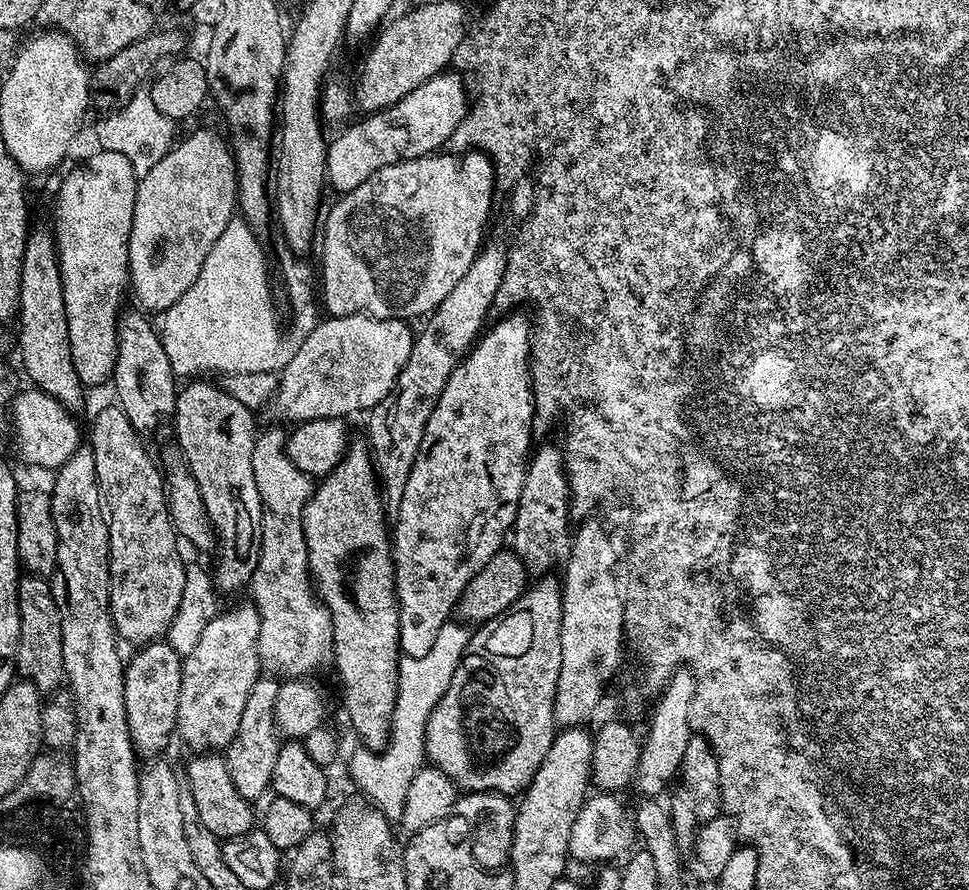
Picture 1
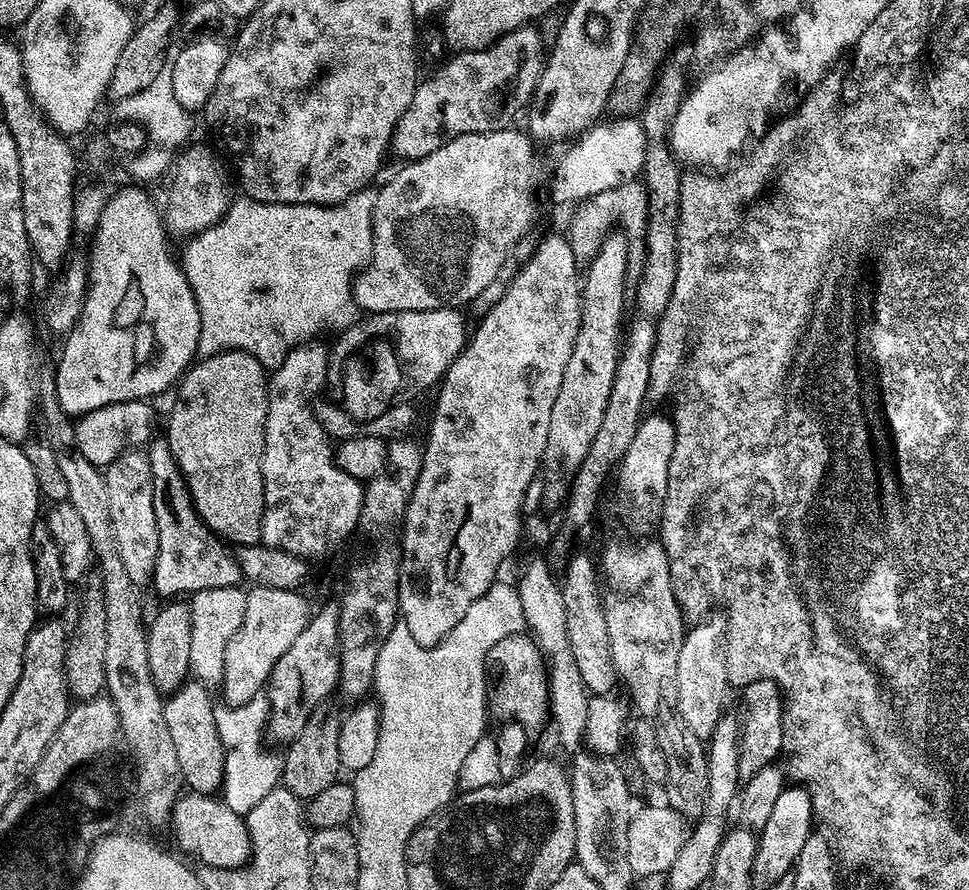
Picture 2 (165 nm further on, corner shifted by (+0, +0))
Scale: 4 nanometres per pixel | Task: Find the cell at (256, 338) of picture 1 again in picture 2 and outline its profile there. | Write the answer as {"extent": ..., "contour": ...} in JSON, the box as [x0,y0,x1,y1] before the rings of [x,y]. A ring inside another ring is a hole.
{"extent":[182,187,376,370],"contour":[[[367,187],[360,192],[355,192],[353,196],[346,198],[340,204],[331,206],[326,204],[271,204],[247,198],[239,199],[231,201],[224,216],[216,224],[196,233],[185,243],[189,244],[184,248],[182,267],[200,311],[200,337],[196,346],[196,355],[203,358],[219,352],[245,352],[258,358],[258,362],[266,370],[275,370],[284,361],[286,354],[290,354],[290,350],[294,350],[299,344],[307,344],[308,341],[317,339],[323,328],[328,328],[333,324],[336,330],[340,330],[353,323],[358,312],[352,298],[354,273],[367,265],[368,258],[372,254],[372,211],[376,201],[376,192],[371,187]]]}

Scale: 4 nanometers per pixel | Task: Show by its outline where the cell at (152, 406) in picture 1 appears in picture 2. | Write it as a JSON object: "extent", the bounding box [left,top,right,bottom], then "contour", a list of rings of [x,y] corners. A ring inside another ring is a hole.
{"extent":[147,438,244,598],"contour":[[[156,438],[147,445],[150,478],[154,494],[154,522],[158,522],[158,558],[152,571],[151,587],[156,587],[164,598],[176,598],[179,592],[193,594],[214,587],[234,587],[244,580],[242,566],[226,547],[225,541],[204,524],[196,513],[188,484],[180,473],[174,454],[168,449],[167,439]]]}

